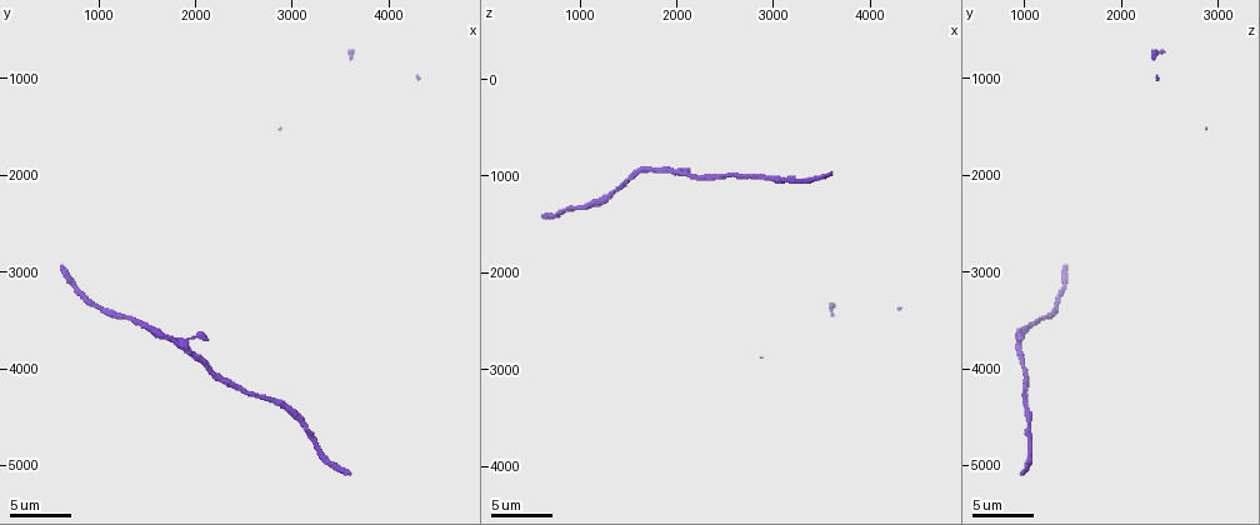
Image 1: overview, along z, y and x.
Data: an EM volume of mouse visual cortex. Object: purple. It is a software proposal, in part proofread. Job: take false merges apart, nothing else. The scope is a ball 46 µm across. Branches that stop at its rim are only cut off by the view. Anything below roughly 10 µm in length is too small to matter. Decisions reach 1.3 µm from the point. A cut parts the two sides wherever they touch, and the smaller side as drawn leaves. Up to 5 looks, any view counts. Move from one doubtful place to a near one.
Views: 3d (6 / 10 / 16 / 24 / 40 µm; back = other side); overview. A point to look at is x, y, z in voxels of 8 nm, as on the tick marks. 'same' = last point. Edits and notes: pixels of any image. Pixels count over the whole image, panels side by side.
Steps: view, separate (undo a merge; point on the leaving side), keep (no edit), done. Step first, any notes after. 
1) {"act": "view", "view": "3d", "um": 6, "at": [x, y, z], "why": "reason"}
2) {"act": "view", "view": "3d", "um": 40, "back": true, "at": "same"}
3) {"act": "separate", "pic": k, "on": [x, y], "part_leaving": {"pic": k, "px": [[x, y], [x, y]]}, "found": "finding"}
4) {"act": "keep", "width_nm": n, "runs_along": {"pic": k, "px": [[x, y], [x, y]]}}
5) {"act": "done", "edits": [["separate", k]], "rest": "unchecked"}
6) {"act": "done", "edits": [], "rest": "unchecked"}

{"act": "view", "view": "3d", "um": 16, "at": [2860, 4340, 980], "why": "sudden change in width"}

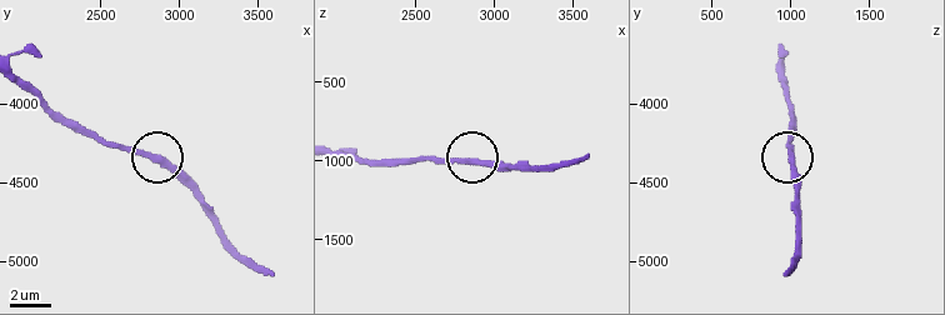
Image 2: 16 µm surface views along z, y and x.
{"act": "keep", "runs_along": {"pic": 2, "px": [[338, 149], [368, 160], [484, 160], [508, 165]]}, "found": "continuous, no second neuron"}

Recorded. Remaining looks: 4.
{"act": "view", "view": "3d", "um": 6, "at": [1880, 3800, 940], "why": "a fork"}

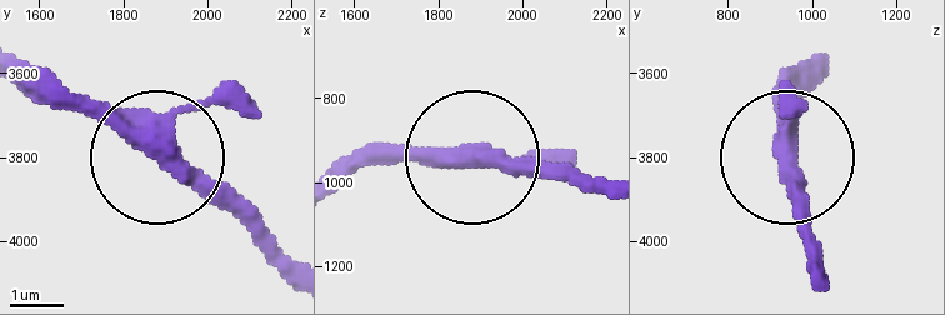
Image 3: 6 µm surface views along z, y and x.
{"act": "keep", "arms": 3, "found": "all the same neuron"}

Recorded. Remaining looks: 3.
{"act": "view", "view": "3d", "um": 10, "at": [1260, 3440, 1200], "why": "thick turns thin"}

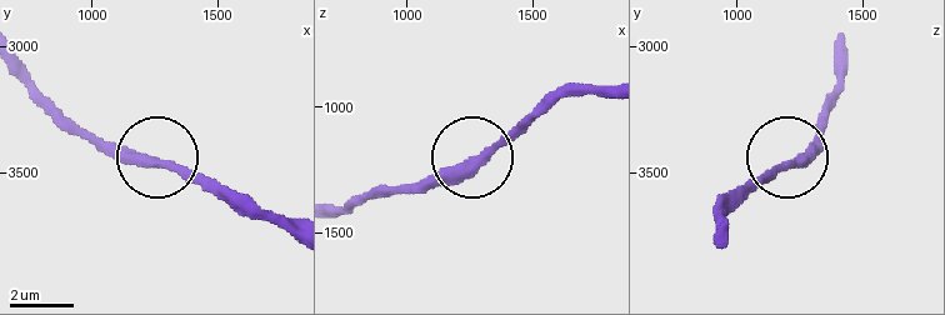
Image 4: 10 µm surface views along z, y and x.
{"act": "view", "view": "3d", "um": 10, "back": true, "at": [1280, 3470, 1210]}

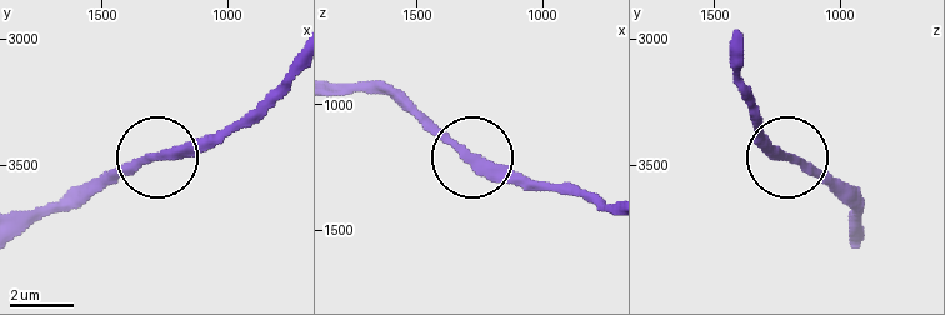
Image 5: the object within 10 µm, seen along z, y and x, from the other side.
{"act": "keep", "runs_along": {"pic": 5, "px": [[21, 216], [79, 206], [151, 163], [221, 144]]}, "found": "one neuron here"}

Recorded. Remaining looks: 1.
{"act": "done", "edits": [], "rest": "unchecked"}

